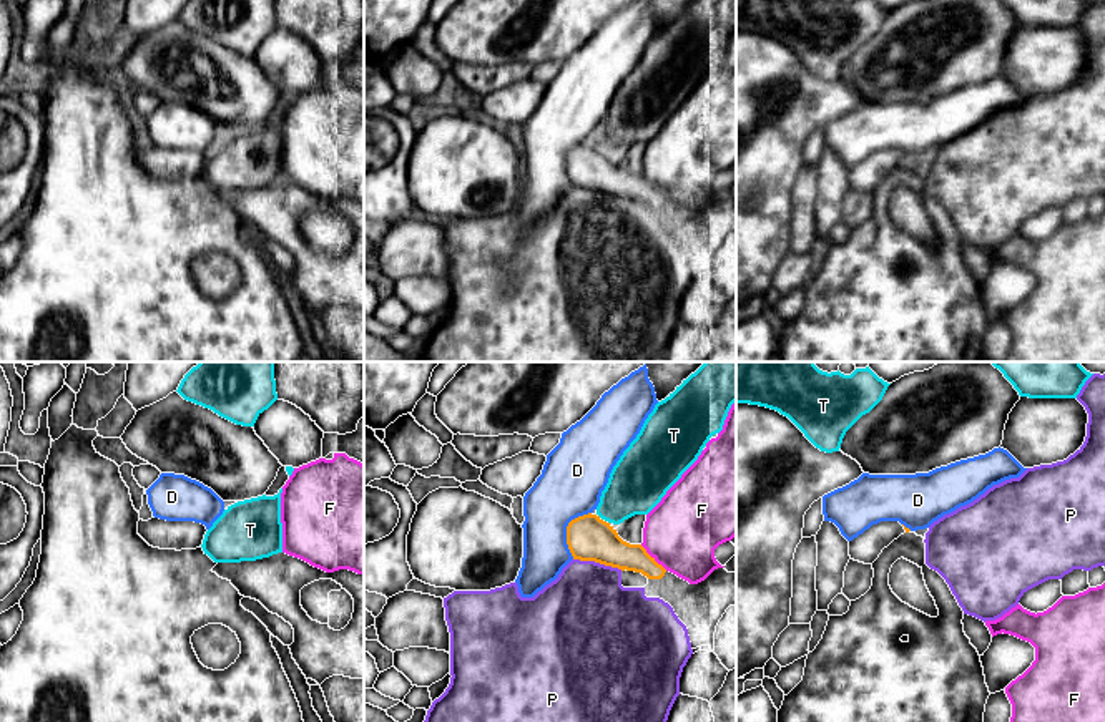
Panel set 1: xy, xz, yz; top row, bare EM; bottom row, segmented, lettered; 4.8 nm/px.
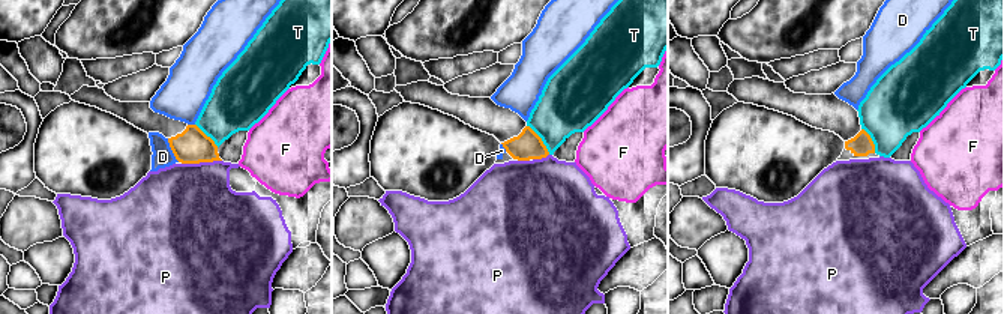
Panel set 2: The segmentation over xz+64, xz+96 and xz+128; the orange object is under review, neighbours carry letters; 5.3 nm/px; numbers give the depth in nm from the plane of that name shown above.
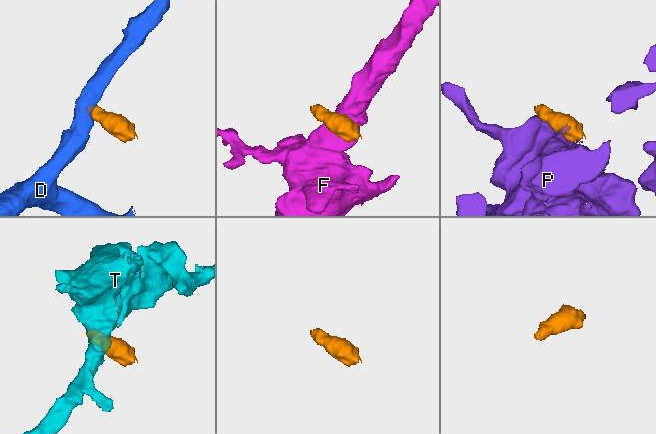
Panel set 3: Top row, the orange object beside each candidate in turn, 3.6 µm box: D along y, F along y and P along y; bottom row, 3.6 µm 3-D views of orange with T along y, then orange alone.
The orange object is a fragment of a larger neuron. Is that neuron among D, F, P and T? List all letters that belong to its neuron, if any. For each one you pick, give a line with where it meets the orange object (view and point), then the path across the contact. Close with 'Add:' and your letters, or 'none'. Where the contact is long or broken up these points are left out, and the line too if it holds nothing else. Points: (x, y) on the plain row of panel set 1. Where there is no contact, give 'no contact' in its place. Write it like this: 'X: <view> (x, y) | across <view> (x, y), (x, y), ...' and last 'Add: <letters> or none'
Add: none

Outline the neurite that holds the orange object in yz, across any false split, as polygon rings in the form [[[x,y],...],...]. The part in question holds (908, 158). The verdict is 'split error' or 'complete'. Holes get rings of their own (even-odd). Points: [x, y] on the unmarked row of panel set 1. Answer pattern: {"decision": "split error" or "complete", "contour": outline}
{"decision": "split error", "contour": [[[881,149],[849,169],[849,184],[854,189],[872,193],[884,176],[911,158],[899,149]]]}

